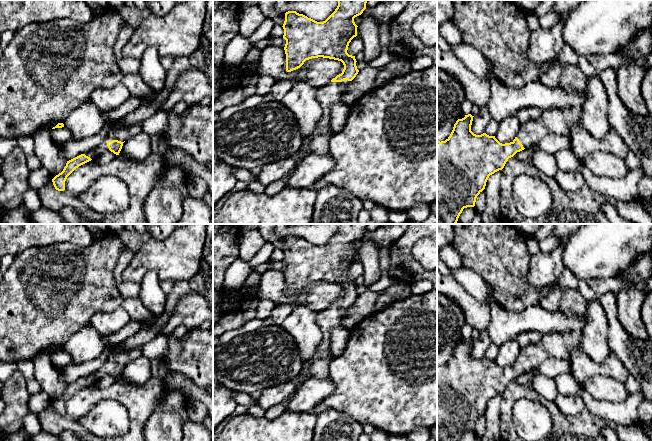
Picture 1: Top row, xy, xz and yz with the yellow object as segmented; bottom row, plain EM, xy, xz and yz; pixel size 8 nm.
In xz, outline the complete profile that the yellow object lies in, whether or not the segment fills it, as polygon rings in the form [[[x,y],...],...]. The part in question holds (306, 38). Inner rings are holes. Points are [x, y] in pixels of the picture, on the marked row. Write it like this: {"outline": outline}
{"outline": [[[338,0],[338,6],[337,6],[337,8],[335,9],[335,11],[334,11],[325,21],[323,21],[323,22],[317,22],[317,21],[315,21],[315,20],[313,20],[313,19],[311,19],[311,18],[308,18],[307,16],[305,16],[305,15],[303,15],[303,14],[297,13],[296,11],[288,11],[288,12],[285,13],[285,21],[284,21],[284,24],[283,24],[282,27],[283,27],[283,29],[284,29],[283,38],[286,40],[286,44],[285,44],[284,50],[285,50],[285,54],[286,54],[286,71],[287,71],[287,72],[291,72],[291,71],[293,71],[293,70],[296,70],[296,69],[300,68],[300,67],[304,64],[304,62],[305,62],[306,60],[309,60],[309,59],[312,59],[312,58],[318,58],[318,57],[323,57],[323,58],[329,58],[329,59],[338,60],[338,61],[341,61],[341,62],[343,63],[343,65],[344,65],[344,69],[343,69],[343,71],[342,71],[341,74],[337,75],[335,78],[333,78],[333,79],[332,79],[329,83],[327,83],[326,85],[324,85],[324,86],[322,86],[322,87],[319,87],[319,88],[317,89],[317,99],[318,99],[318,101],[320,102],[320,105],[321,105],[321,108],[322,108],[322,119],[321,119],[320,122],[318,123],[317,130],[326,130],[326,131],[331,131],[331,132],[332,132],[332,129],[331,129],[331,121],[330,121],[330,115],[331,115],[331,108],[332,108],[332,106],[333,106],[334,104],[344,104],[344,105],[346,105],[346,106],[348,106],[348,107],[351,107],[351,106],[353,105],[353,103],[351,103],[351,104],[345,104],[345,103],[344,103],[343,94],[344,94],[344,92],[346,91],[346,88],[351,84],[351,81],[356,77],[356,75],[358,74],[359,70],[357,69],[357,66],[356,66],[356,62],[357,62],[357,61],[356,61],[356,59],[355,59],[355,56],[349,55],[349,54],[347,53],[347,50],[348,50],[348,46],[349,46],[349,43],[351,42],[351,40],[352,40],[354,37],[357,36],[357,27],[358,27],[358,26],[355,24],[354,18],[357,17],[357,16],[359,16],[359,15],[361,15],[361,14],[363,13],[363,11],[366,9],[366,3],[367,3],[367,0]]]}

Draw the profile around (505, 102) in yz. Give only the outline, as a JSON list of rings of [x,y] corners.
[[[494,77],[490,79],[490,84],[491,97],[485,108],[491,118],[499,123],[516,116],[521,109],[527,107],[537,107],[543,111],[551,108],[581,107],[585,102],[584,91],[568,93],[562,89],[547,87],[539,80],[513,88]]]

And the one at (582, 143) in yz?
[[[576,123],[571,127],[569,138],[570,149],[581,163],[587,154],[596,150],[608,151],[622,159],[625,159],[630,151],[628,143],[612,128],[603,139],[596,139],[581,123]]]

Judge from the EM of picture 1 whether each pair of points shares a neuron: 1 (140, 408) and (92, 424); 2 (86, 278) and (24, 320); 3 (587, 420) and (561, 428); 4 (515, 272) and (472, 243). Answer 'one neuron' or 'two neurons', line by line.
1: two neurons
2: one neuron
3: one neuron
4: one neuron

